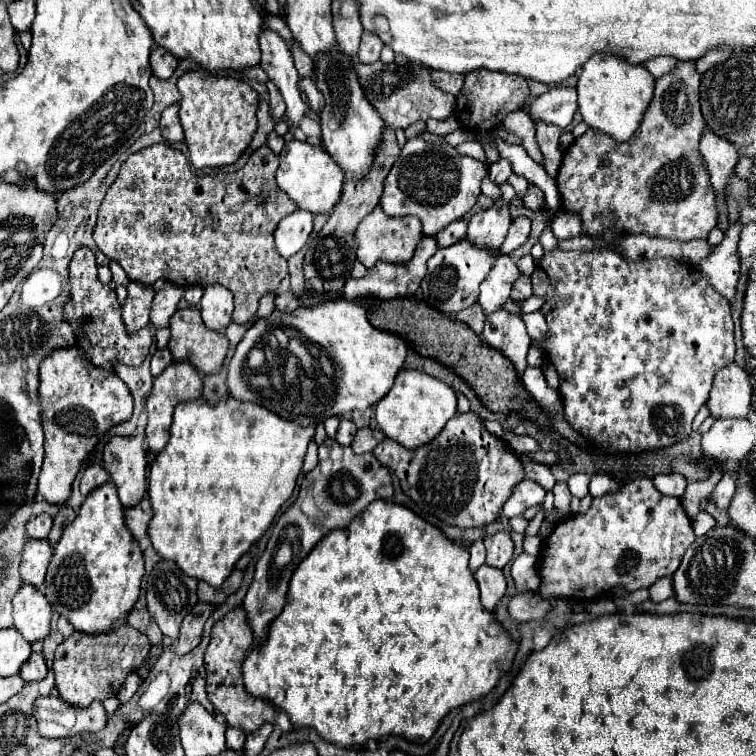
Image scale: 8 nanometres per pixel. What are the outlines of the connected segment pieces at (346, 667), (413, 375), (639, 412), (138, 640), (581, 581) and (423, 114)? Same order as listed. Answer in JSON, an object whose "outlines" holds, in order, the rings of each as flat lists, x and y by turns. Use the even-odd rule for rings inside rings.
{"outlines":[[[375,500,347,528,333,530,331,534,327,534,311,550,311,554,297,566,289,582,287,606,271,622,267,642,247,654,243,662,243,680,249,694,259,696,271,702,277,710,289,714,293,726,313,728,323,740,335,746,355,748,363,746,367,740,377,740,381,736,403,736,413,744,419,740,421,744,425,744,439,728,445,714,449,714,453,708,459,708,467,702,479,700,481,696,489,694,499,682,499,678,511,672,517,648,519,644,511,638,511,634,503,628,503,624,495,618,495,614,485,610,479,600,479,588,473,572,469,570,469,550,453,544,439,528,425,522,409,508,387,500]],[[401,370,395,378,393,388,387,396,375,406,375,418,379,428,387,438,399,442,405,448,419,448,431,442,453,418,457,412,455,392,441,380,419,372,419,370]],[[601,248,593,252,563,252,555,250,545,254,545,258,537,260,537,268,531,276,533,280,533,294,545,296,547,302,541,308,541,312,547,318,549,324,549,336,547,340,535,342,543,348,545,356,557,366,557,372,561,374,561,384,559,384,559,394,563,402,563,412,569,424,575,430,581,430,585,436,595,438,595,442,607,450,607,452,651,452,651,450,661,450,667,446,673,446,675,442,685,440,691,434,691,424,699,408,709,400,709,390,713,384,713,376,719,368,727,366,733,362,735,356,735,342,733,342,733,320,731,320,731,308,725,296,715,292,709,282,701,276,697,268,691,268,683,262,677,262,673,258,657,258,657,260,639,260,639,262,629,262,621,254,617,254,611,248]],[[121,624,109,634,99,634,99,636,91,636,85,632,71,634,55,650,53,672,55,672,55,688,59,692,59,698,71,706,85,708,93,700,115,696,127,674,145,660,149,648,151,648,149,638,129,624]],[[633,478,619,490,601,498,593,498,593,504,585,514,571,514,557,522,553,532,545,538,545,560,541,564,541,588,539,594,547,598,595,598,613,588,639,590,649,588,659,578,671,578,681,564,685,550,693,544,695,532,683,512,681,500,661,494,651,478]],[[381,60,375,64,355,64,359,82,369,98,369,102,375,106,375,110,381,114,385,124,391,130,405,130,409,124,417,120,429,120,437,118,443,120,453,114,455,110,455,96,439,90,435,86,431,72,427,66,419,66,419,62,407,62,405,66,399,66,395,62,383,64],[405,68,405,70,399,70]]]}

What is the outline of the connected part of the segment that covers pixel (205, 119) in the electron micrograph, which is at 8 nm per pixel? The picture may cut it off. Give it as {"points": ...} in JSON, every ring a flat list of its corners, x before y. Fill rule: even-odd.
{"points":[[187,72,177,82,181,92,181,124,189,158,195,168,215,168,237,162,257,132,259,94,243,80]]}

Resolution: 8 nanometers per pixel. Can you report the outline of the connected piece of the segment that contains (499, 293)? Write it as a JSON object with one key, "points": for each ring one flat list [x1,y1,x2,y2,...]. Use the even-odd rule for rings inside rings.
{"points":[[499,254,499,258,495,258,495,266,491,274,487,274,487,278,483,280,479,294,479,304,485,310,485,314,499,310,501,304,509,300,511,286,519,278,519,274,521,272,511,254]]}

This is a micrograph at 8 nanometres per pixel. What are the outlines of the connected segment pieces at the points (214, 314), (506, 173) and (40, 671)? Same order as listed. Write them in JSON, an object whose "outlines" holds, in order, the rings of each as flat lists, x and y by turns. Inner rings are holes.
{"outlines":[[[211,284,205,286,203,298,199,302,199,312,203,318,203,324,209,330,225,330,227,324,231,322,233,314,233,294,229,288,221,284]],[[499,160,499,162,495,162,493,166,489,166,489,178,491,178,491,182,495,182,497,186,499,184,503,184,503,182,507,182,507,178,511,176,511,164,507,162,507,160]],[[31,654,31,658,23,664,21,668,21,678,25,682,33,682,33,680,43,680,47,674,47,666,45,666,45,658,43,654]]]}

